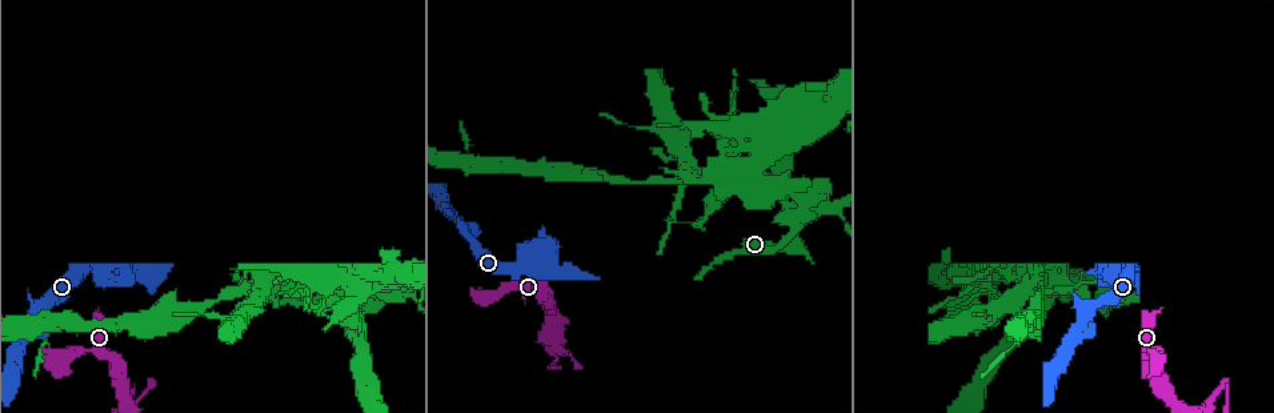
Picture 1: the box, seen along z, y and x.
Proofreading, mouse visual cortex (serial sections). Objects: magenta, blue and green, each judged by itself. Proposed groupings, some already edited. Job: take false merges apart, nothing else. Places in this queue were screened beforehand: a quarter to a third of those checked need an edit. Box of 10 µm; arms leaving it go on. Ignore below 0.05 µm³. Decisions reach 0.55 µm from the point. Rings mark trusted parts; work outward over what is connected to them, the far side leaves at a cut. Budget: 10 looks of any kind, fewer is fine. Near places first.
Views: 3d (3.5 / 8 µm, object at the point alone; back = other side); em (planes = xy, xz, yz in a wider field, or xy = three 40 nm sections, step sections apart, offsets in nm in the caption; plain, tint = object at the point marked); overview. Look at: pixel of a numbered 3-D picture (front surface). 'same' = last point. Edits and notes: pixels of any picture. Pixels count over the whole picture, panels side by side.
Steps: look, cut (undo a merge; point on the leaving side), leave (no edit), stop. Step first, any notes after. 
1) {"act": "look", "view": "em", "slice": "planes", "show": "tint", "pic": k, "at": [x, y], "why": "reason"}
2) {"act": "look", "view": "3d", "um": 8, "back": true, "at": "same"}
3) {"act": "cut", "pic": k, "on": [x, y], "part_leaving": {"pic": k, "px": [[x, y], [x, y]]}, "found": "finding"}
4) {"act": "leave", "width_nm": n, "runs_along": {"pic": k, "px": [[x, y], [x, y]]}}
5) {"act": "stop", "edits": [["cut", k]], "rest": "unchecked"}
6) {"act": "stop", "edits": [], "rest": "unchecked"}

{"act": "look", "view": "3d", "um": 3.5, "pic": 1, "at": [100, 270], "why": "three-way junction"}

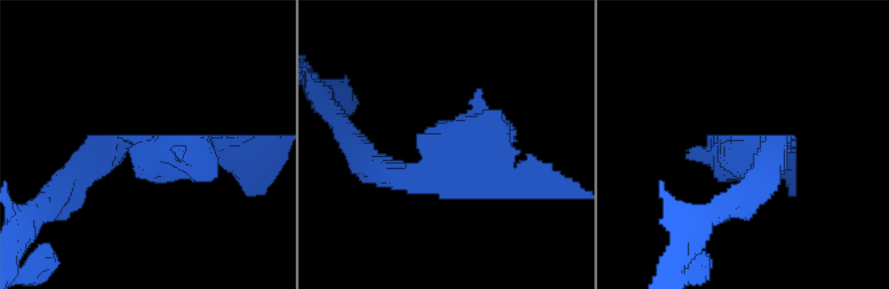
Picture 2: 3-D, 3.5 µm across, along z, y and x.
{"act": "look", "view": "em", "slice": "xy", "step": 3, "show": "tint", "pic": 2, "at": [450, 173]}

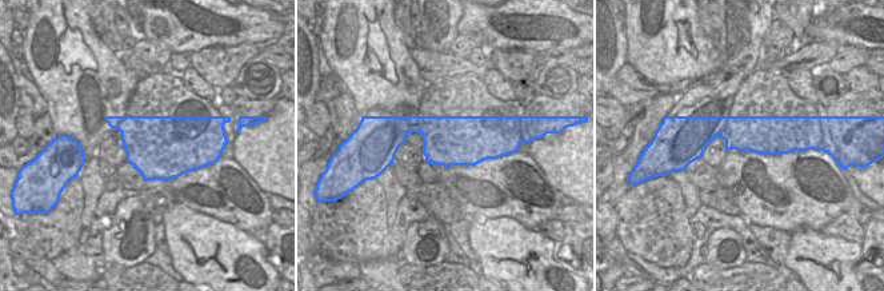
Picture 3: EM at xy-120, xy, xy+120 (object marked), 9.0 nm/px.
{"act": "leave", "width_nm": 460, "runs_along": {"pic": 2, "px": [[71, 179], [128, 143], [243, 147]]}, "found": "continuous, no second cell"}

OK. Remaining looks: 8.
{"act": "look", "view": "3d", "um": 3.5, "pic": 1, "at": [57, 362], "why": "sharp bend"}

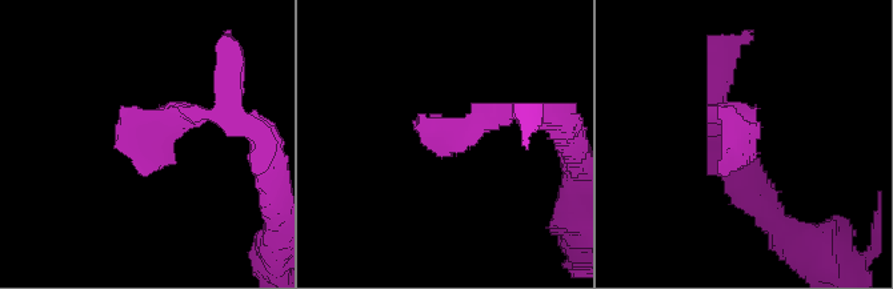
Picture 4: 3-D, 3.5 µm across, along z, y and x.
{"act": "look", "view": "em", "slice": "planes", "show": "tint", "pic": 4, "at": [445, 136]}

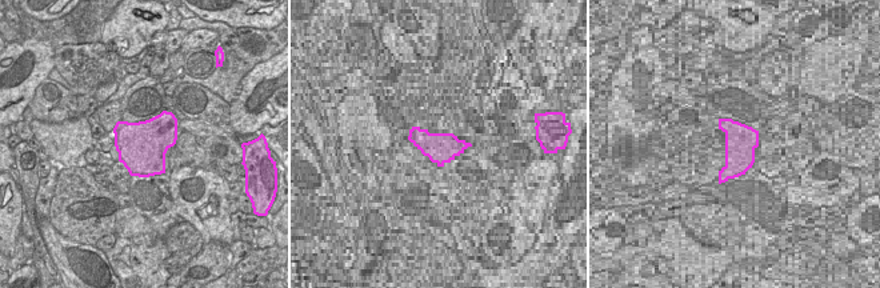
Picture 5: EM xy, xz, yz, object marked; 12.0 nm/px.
{"act": "leave", "runs_along": {"pic": 4, "px": [[228, 105], [167, 119], [135, 163]]}, "found": "one cell here"}

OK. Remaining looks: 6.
{"act": "look", "view": "3d", "um": 3.5, "pic": 1, "at": [799, 218], "why": "thick turns thin"}

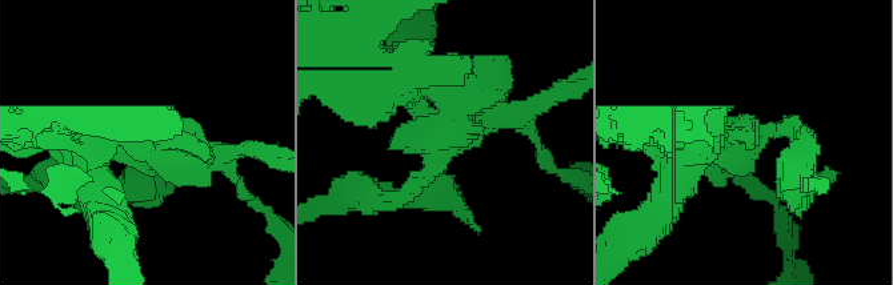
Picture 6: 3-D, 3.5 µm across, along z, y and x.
{"act": "look", "view": "em", "slice": "xy", "step": 2, "show": "tint", "pic": 6, "at": [446, 137]}

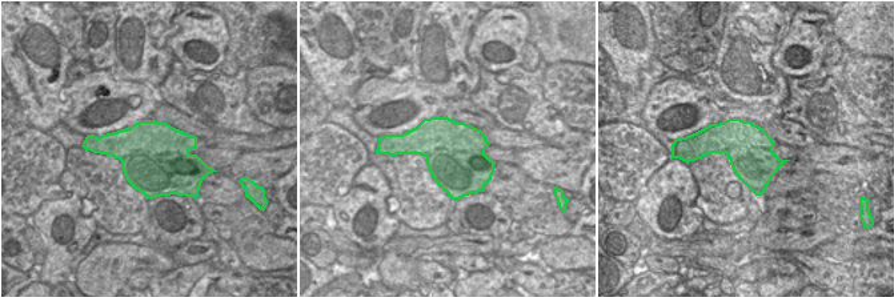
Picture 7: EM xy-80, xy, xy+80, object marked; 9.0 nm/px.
{"act": "look", "view": "em", "slice": "planes", "show": "tint", "at": "same"}

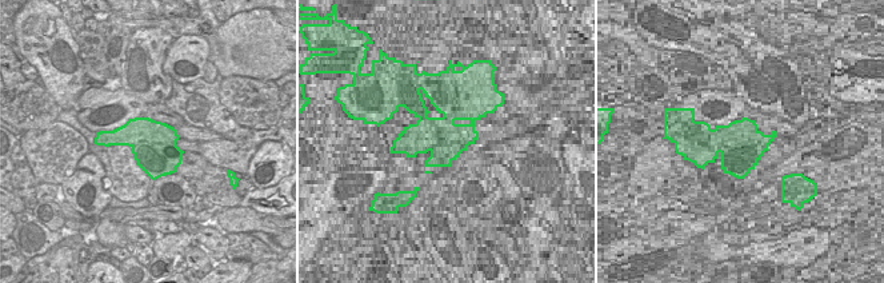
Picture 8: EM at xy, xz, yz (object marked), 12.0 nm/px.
{"act": "leave", "runs_along": {"pic": 6, "px": [[393, 200], [451, 132], [455, 93], [419, 80]]}, "found": "one cell here"}

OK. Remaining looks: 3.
{"act": "look", "view": "3d", "um": 8, "pic": 1, "at": [683, 221], "why": "sharp bend"}

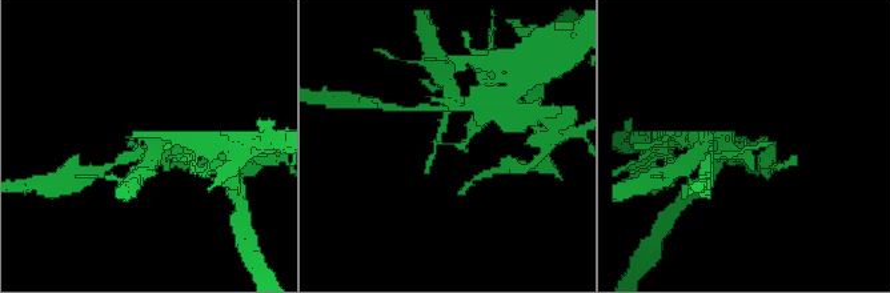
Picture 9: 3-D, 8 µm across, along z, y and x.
{"act": "look", "view": "3d", "um": 3.5, "at": "same"}

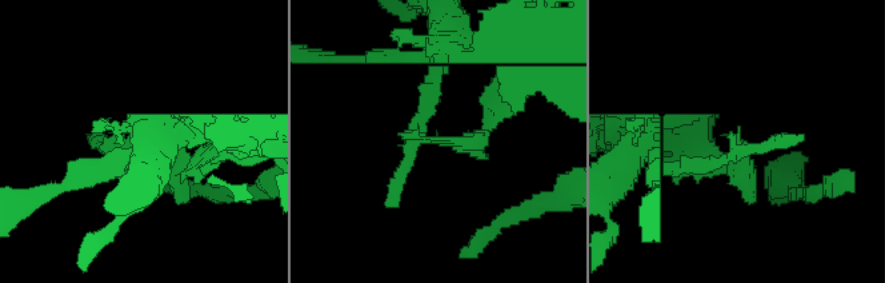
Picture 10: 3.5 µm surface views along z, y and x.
{"act": "look", "view": "em", "slice": "planes", "show": "tint", "pic": 10, "at": [433, 142]}

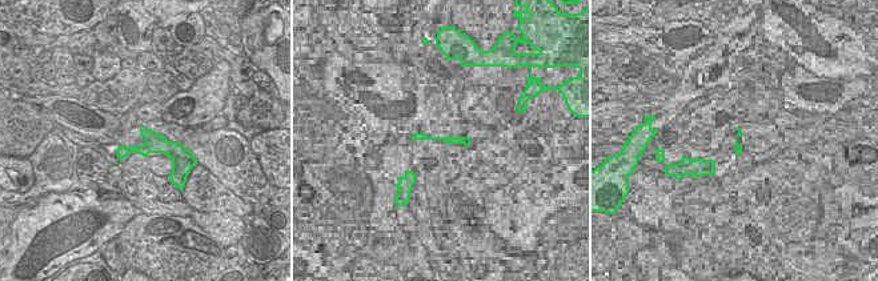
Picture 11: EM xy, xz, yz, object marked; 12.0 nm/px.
{"act": "leave", "width_nm": 240, "runs_along": {"pic": 10, "px": [[500, 107], [472, 144], [427, 142], [435, 80]]}, "found": "one cell here"}

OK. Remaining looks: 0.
{"act": "stop", "edits": [], "rest": "unchecked"}

